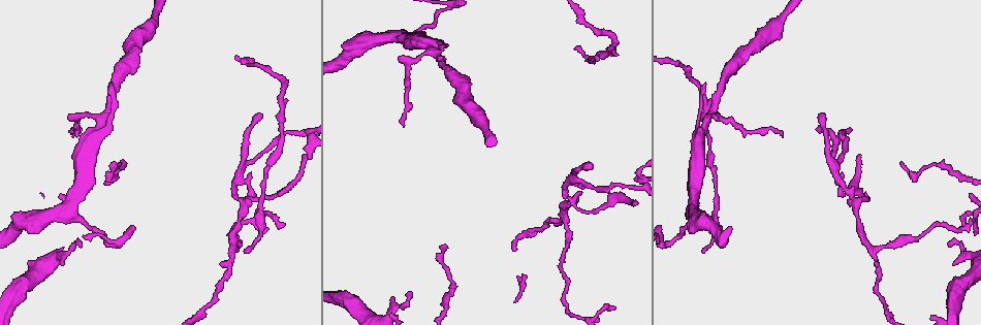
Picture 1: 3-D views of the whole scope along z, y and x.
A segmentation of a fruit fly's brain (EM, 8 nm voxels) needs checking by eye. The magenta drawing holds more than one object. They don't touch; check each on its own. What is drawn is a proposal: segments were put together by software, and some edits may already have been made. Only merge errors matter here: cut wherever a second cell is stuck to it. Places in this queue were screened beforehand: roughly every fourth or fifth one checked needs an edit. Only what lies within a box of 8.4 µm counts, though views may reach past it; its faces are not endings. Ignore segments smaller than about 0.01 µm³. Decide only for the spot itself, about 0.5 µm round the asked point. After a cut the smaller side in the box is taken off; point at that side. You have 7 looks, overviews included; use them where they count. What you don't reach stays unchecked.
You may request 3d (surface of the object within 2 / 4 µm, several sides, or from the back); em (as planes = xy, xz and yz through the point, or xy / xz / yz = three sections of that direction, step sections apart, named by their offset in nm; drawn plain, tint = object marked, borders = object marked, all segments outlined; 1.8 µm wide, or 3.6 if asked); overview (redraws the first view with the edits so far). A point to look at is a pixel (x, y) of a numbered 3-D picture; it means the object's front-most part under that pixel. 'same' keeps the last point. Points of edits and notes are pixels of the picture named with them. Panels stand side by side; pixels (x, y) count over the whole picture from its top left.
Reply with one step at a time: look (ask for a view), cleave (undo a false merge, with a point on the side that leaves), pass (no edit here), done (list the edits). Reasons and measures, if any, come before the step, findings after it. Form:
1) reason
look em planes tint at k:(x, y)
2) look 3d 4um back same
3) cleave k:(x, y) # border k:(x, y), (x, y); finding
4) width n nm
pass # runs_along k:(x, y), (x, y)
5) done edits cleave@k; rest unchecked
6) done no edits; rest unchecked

sudden change in width
look 3d 4um at 1:(62, 253)

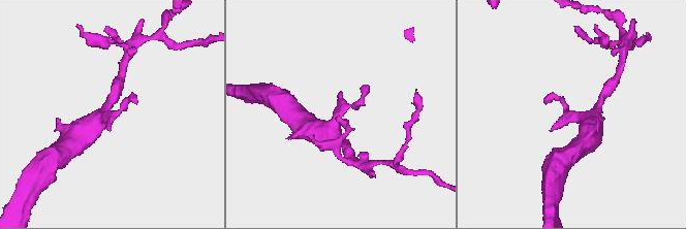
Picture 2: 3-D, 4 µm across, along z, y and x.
need the tissue
look em 3.6um planes tint at 2:(570, 116)

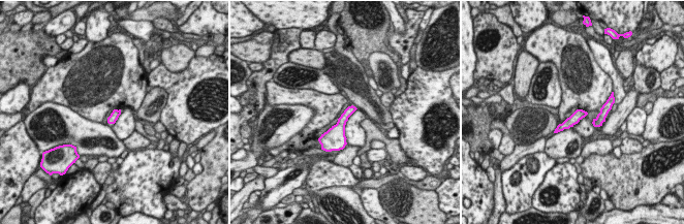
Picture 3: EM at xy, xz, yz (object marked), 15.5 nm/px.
pass # all the same cell

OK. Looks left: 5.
a fork
look em planes tint at 1:(235, 245)

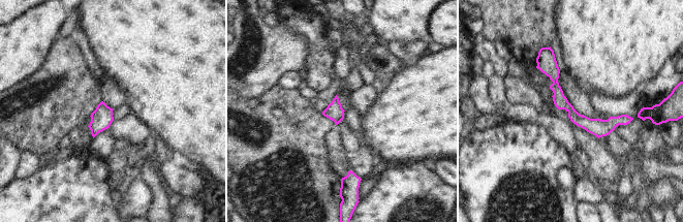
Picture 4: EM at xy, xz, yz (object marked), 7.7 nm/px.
pass # runs_along 4:(552, 56), (558, 98), (581, 121), (628, 119); one cell here

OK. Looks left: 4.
three arms meet
look 3d 2um at 1:(574, 177)

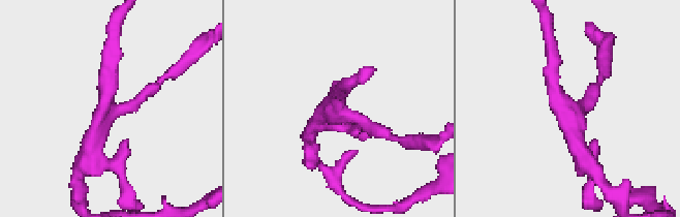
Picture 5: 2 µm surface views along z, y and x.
now the EM
look em xy step 16 tint at 5:(568, 106)

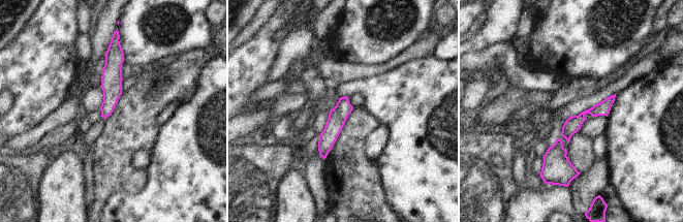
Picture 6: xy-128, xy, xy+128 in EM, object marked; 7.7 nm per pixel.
look em planes tint same

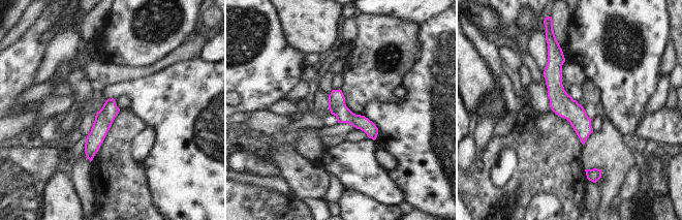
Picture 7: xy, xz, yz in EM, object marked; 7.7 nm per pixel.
width 130 nm
pass # runs_along 7:(557, 51), (556, 94), (583, 139); one cell here

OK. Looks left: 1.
done no edits; rest unchecked

